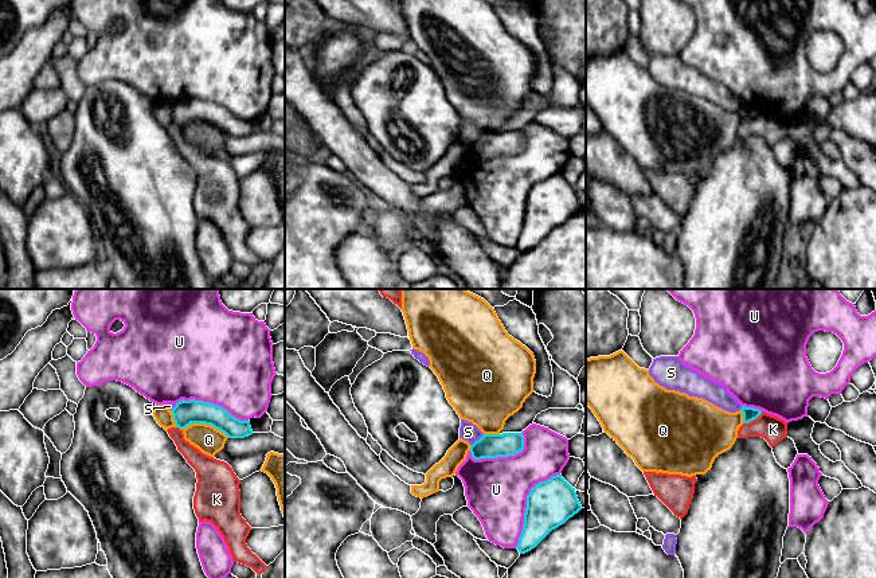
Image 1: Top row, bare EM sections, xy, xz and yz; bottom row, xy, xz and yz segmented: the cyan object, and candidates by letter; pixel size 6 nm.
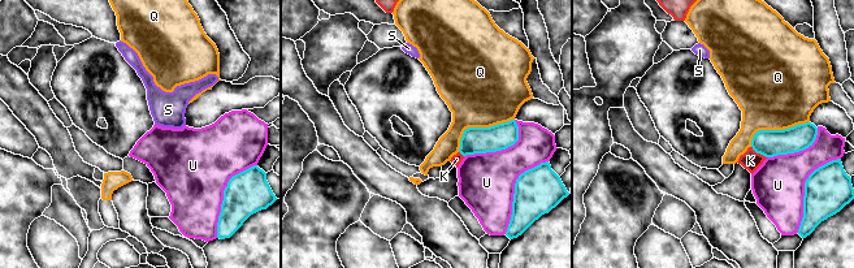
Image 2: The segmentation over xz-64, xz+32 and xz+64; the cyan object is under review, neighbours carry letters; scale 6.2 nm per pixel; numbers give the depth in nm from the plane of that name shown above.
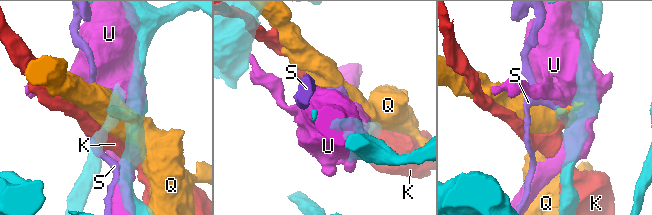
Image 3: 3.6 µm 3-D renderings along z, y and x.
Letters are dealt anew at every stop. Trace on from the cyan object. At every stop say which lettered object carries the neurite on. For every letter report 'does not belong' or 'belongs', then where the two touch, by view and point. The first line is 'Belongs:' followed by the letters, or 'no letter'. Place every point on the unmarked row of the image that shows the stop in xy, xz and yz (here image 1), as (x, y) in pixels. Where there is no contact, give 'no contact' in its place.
Belongs: no letter
K: does not belong; meets cyan in yz at (753, 118)
Q: does not belong; meets cyan in xy at (204, 121)
S: does not belong; meets cyan in xz at (478, 139)
U: does not belong; meets cyan in xz at (527, 203)

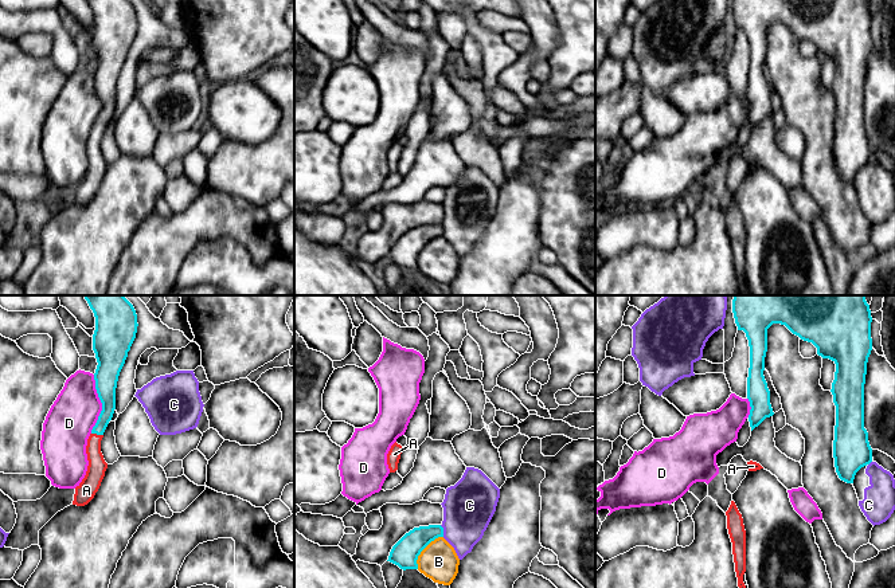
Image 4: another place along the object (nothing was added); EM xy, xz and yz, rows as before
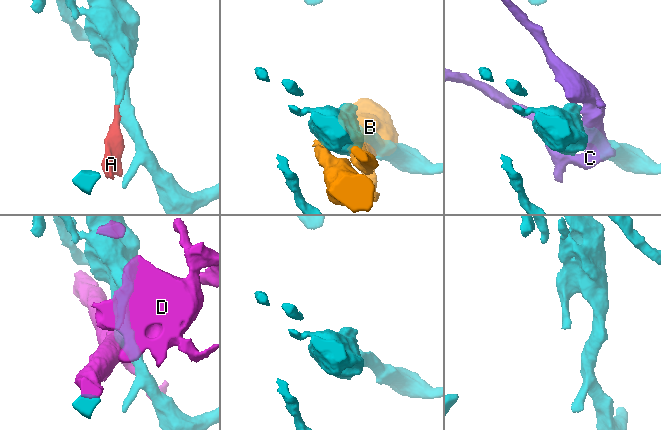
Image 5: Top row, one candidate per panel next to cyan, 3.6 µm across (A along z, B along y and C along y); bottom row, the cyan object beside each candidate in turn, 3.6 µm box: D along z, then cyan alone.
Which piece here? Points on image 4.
Belongs: A
A: belongs; meets cyan in xy at (97, 133)
B: does not belong; meets cyan in xz at (423, 247)
C: does not belong; meets cyan in xz at (442, 230)
D: does not belong; meets cyan in xy at (102, 104)

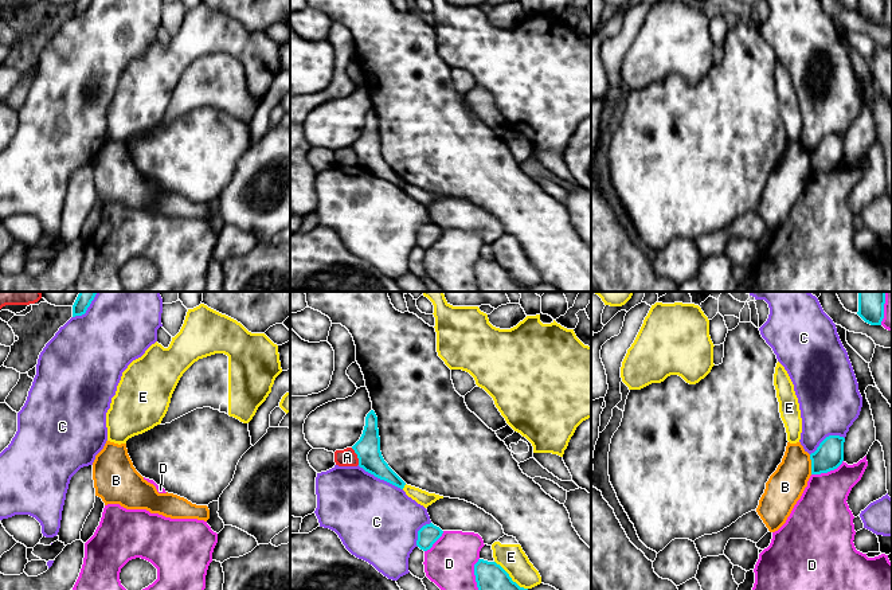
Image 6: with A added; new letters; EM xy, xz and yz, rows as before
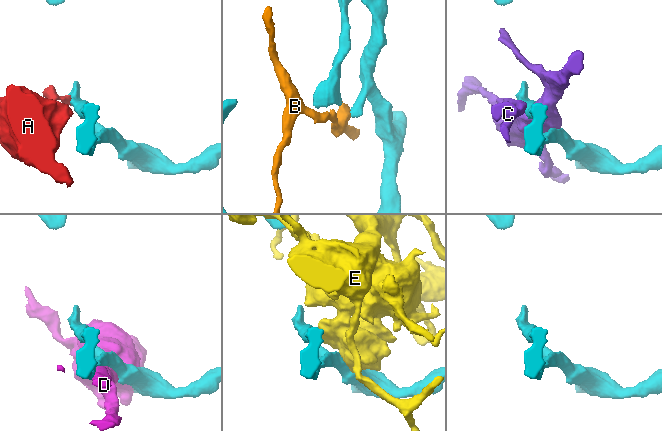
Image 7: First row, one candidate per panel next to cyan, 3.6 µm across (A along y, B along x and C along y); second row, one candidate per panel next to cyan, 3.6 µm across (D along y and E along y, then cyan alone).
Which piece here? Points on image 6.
Belongs: no letter
A: does not belong; meets cyan in xz at (358, 155)
B: does not belong; meets cyan in yz at (812, 163)
C: does not belong; meets cyan in xz at (380, 178)
D: does not belong; meets cyan in yz at (828, 170)
E: does not belong; meets cyan in xz at (511, 277)

